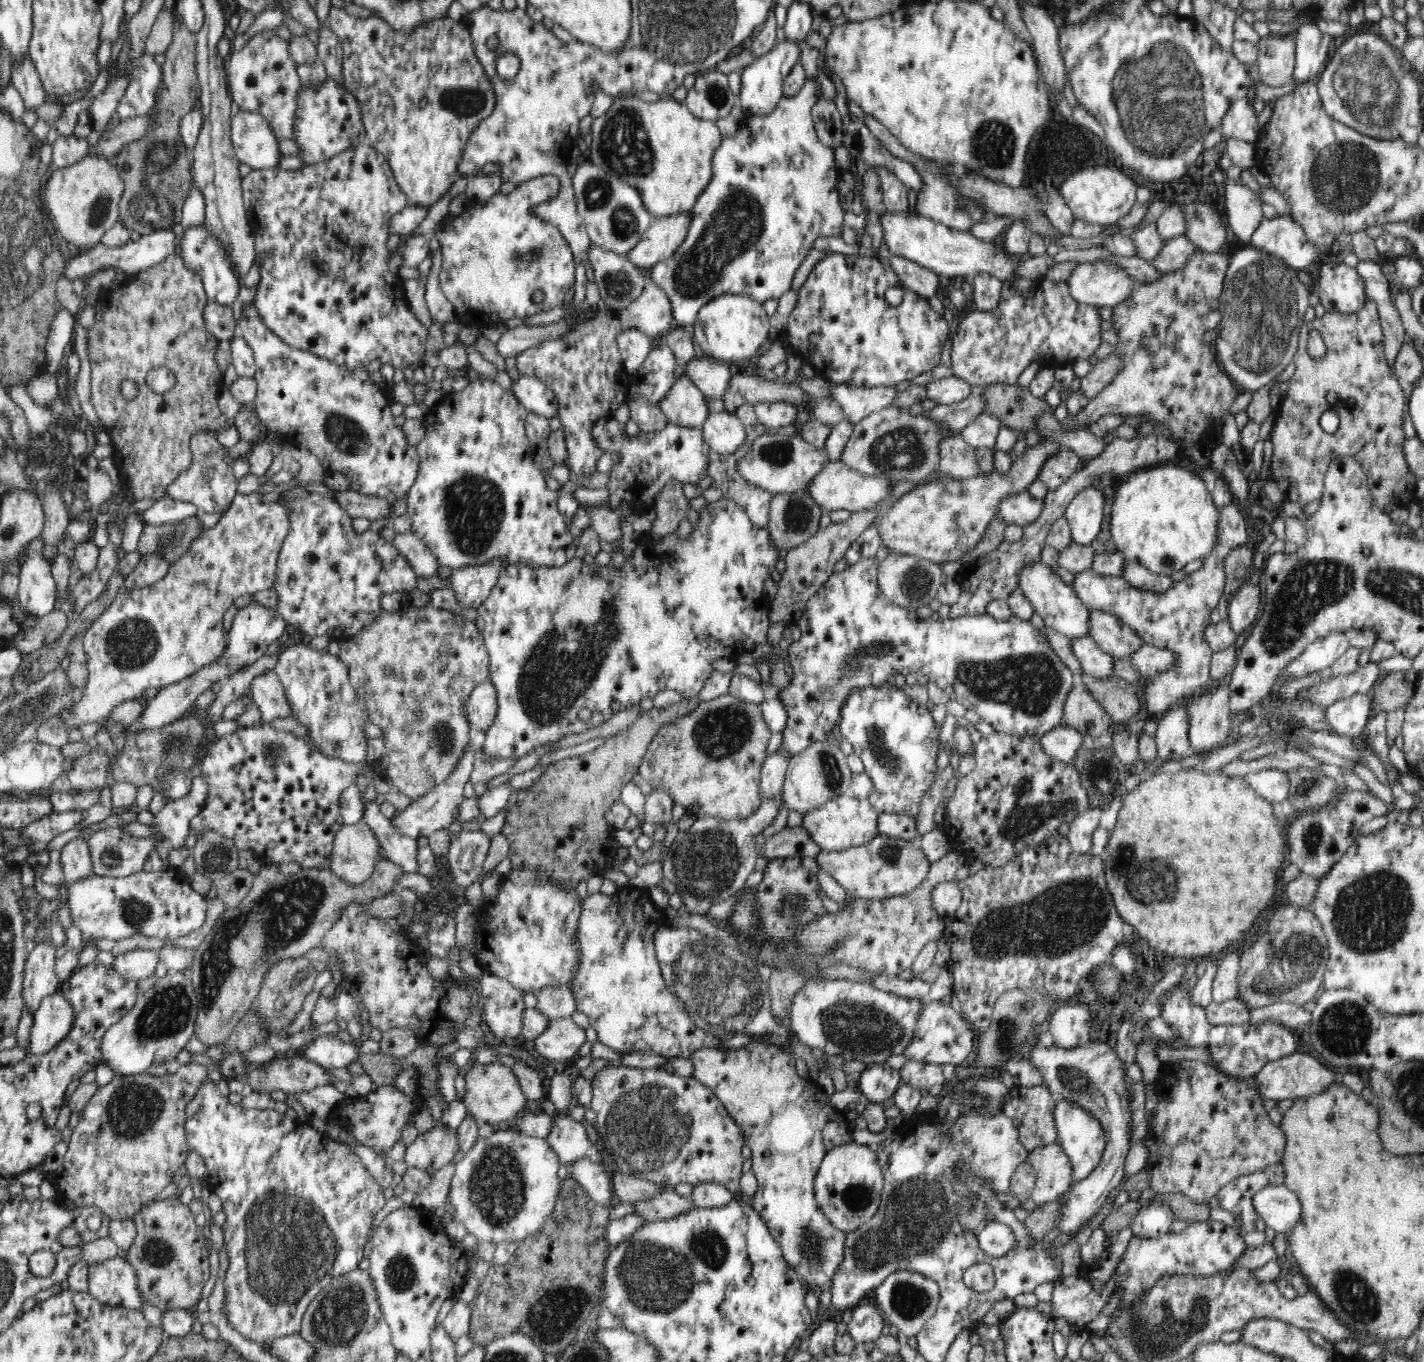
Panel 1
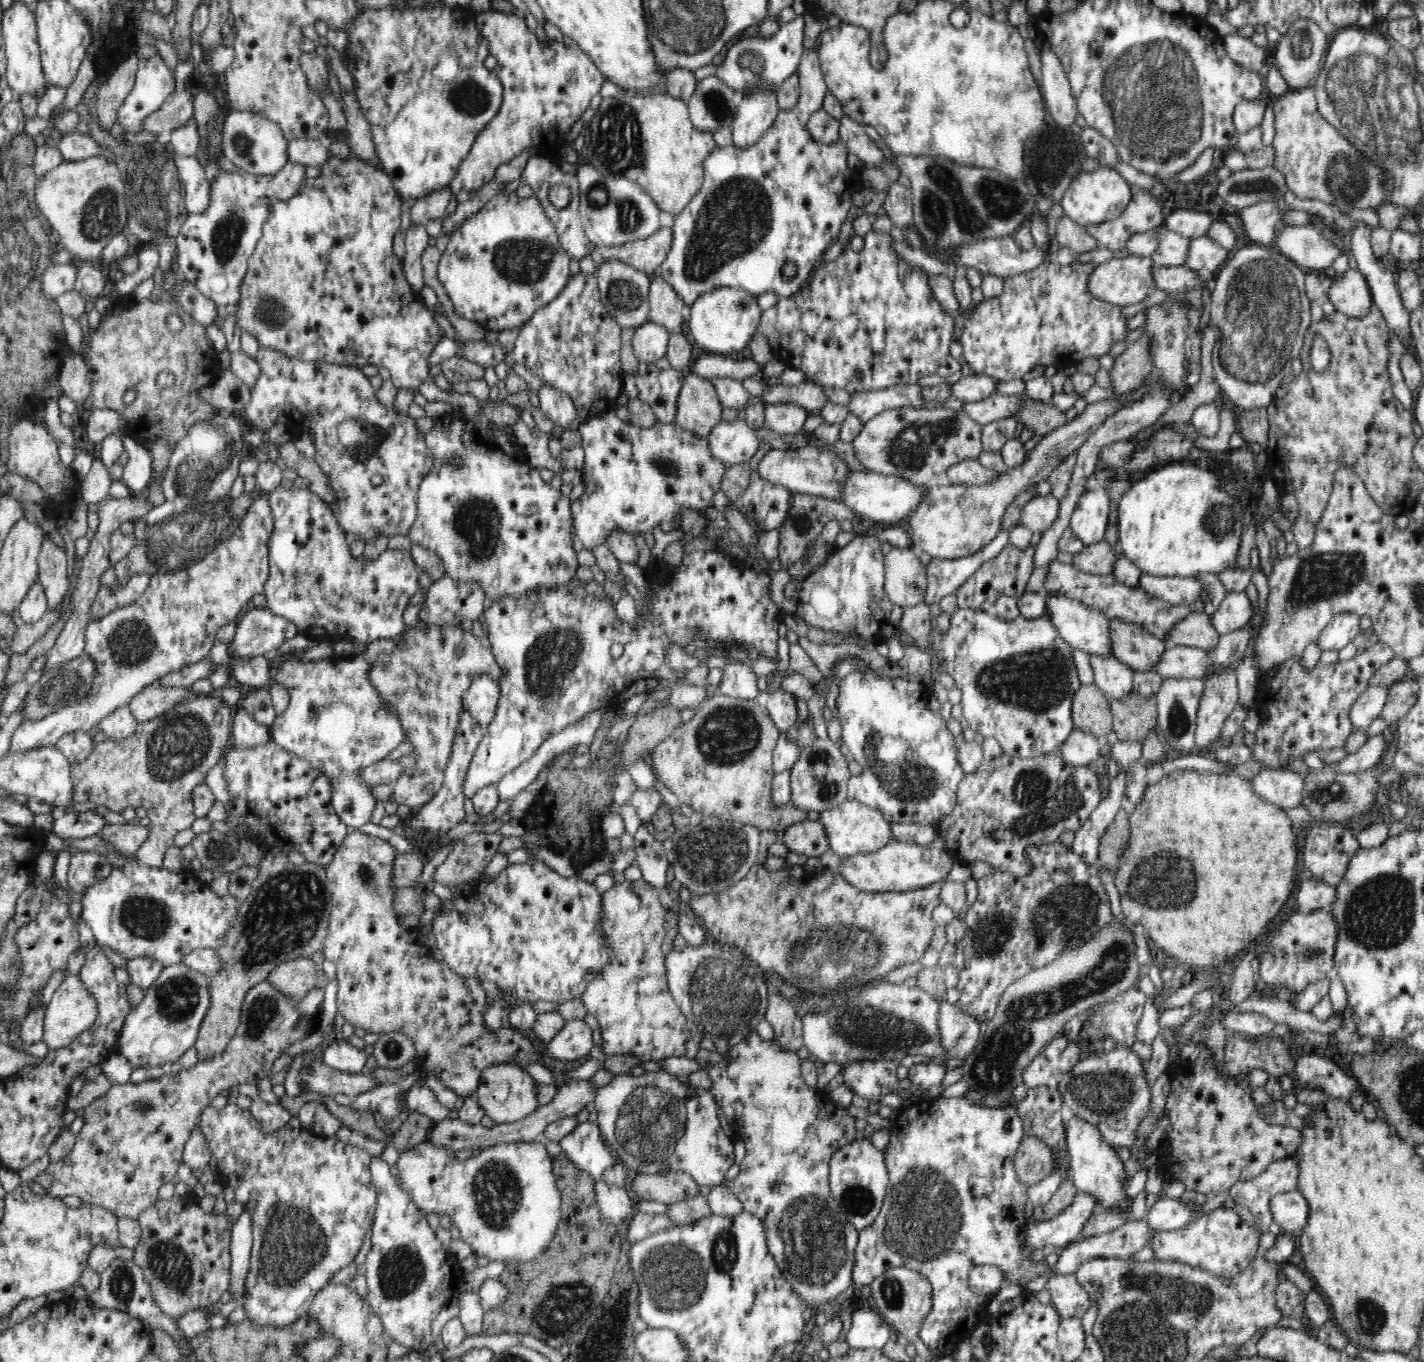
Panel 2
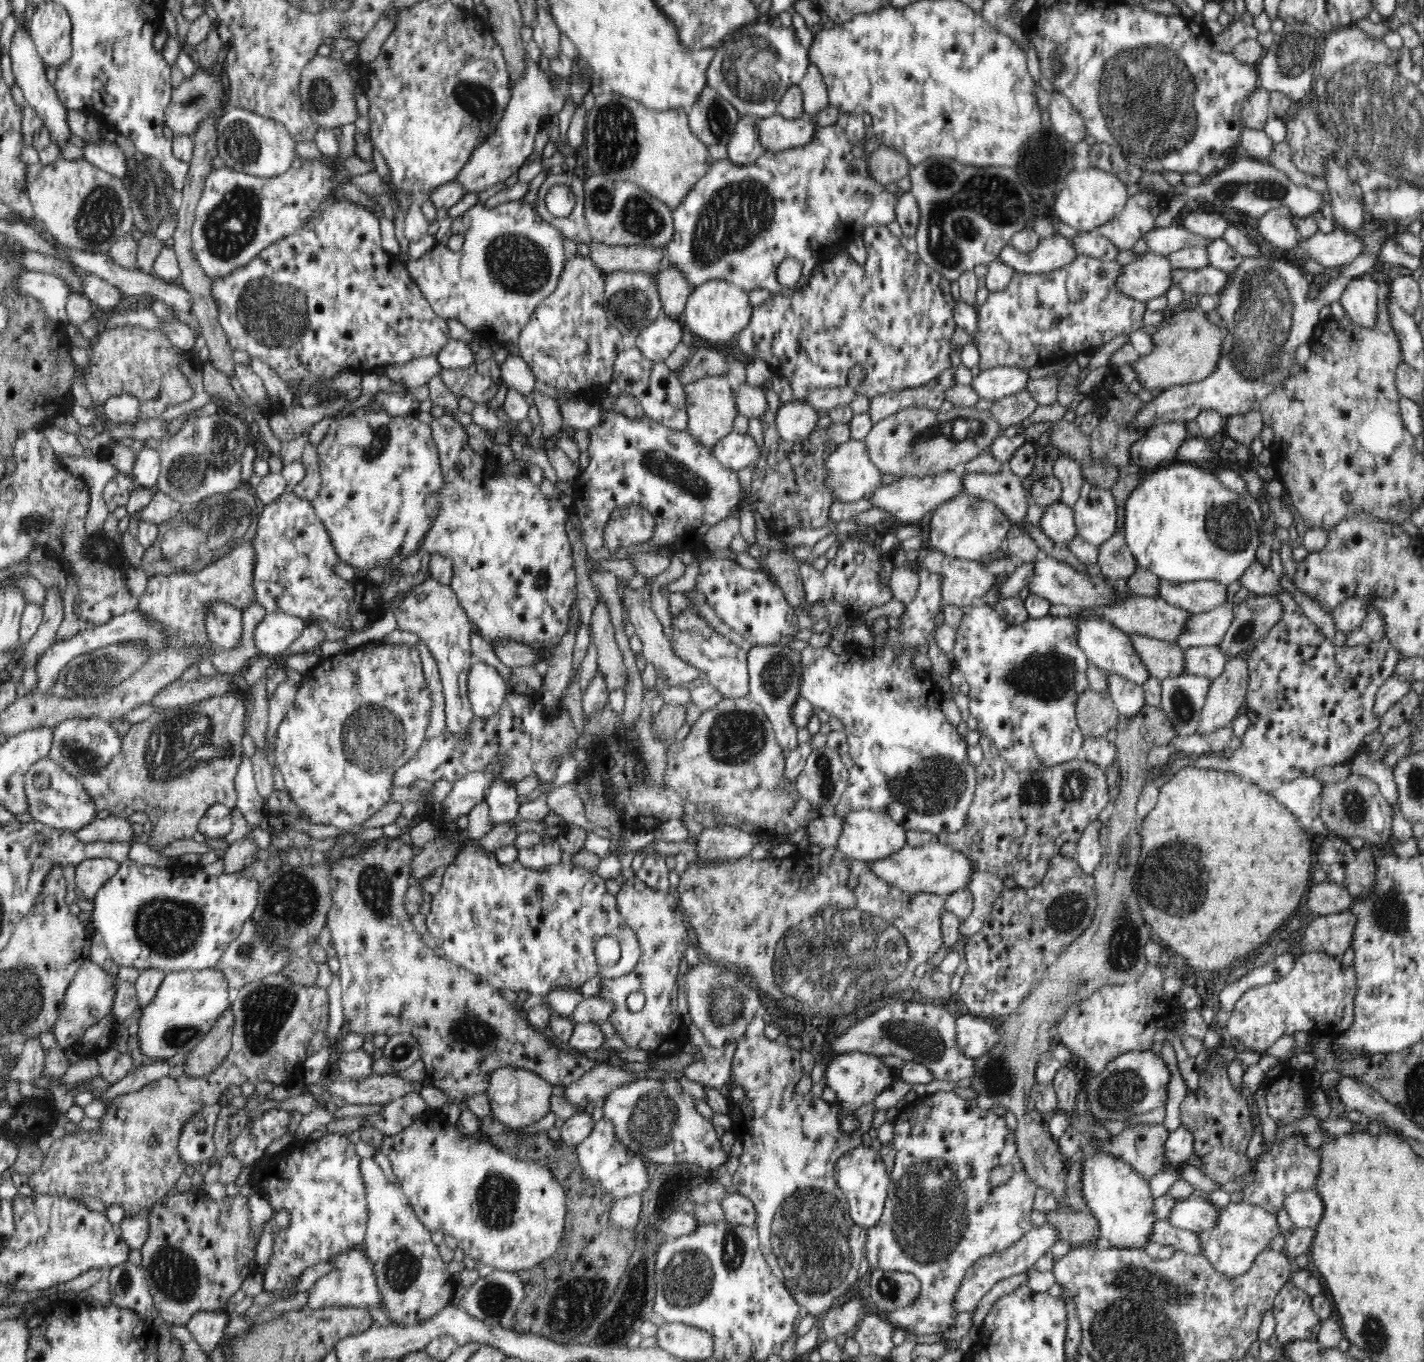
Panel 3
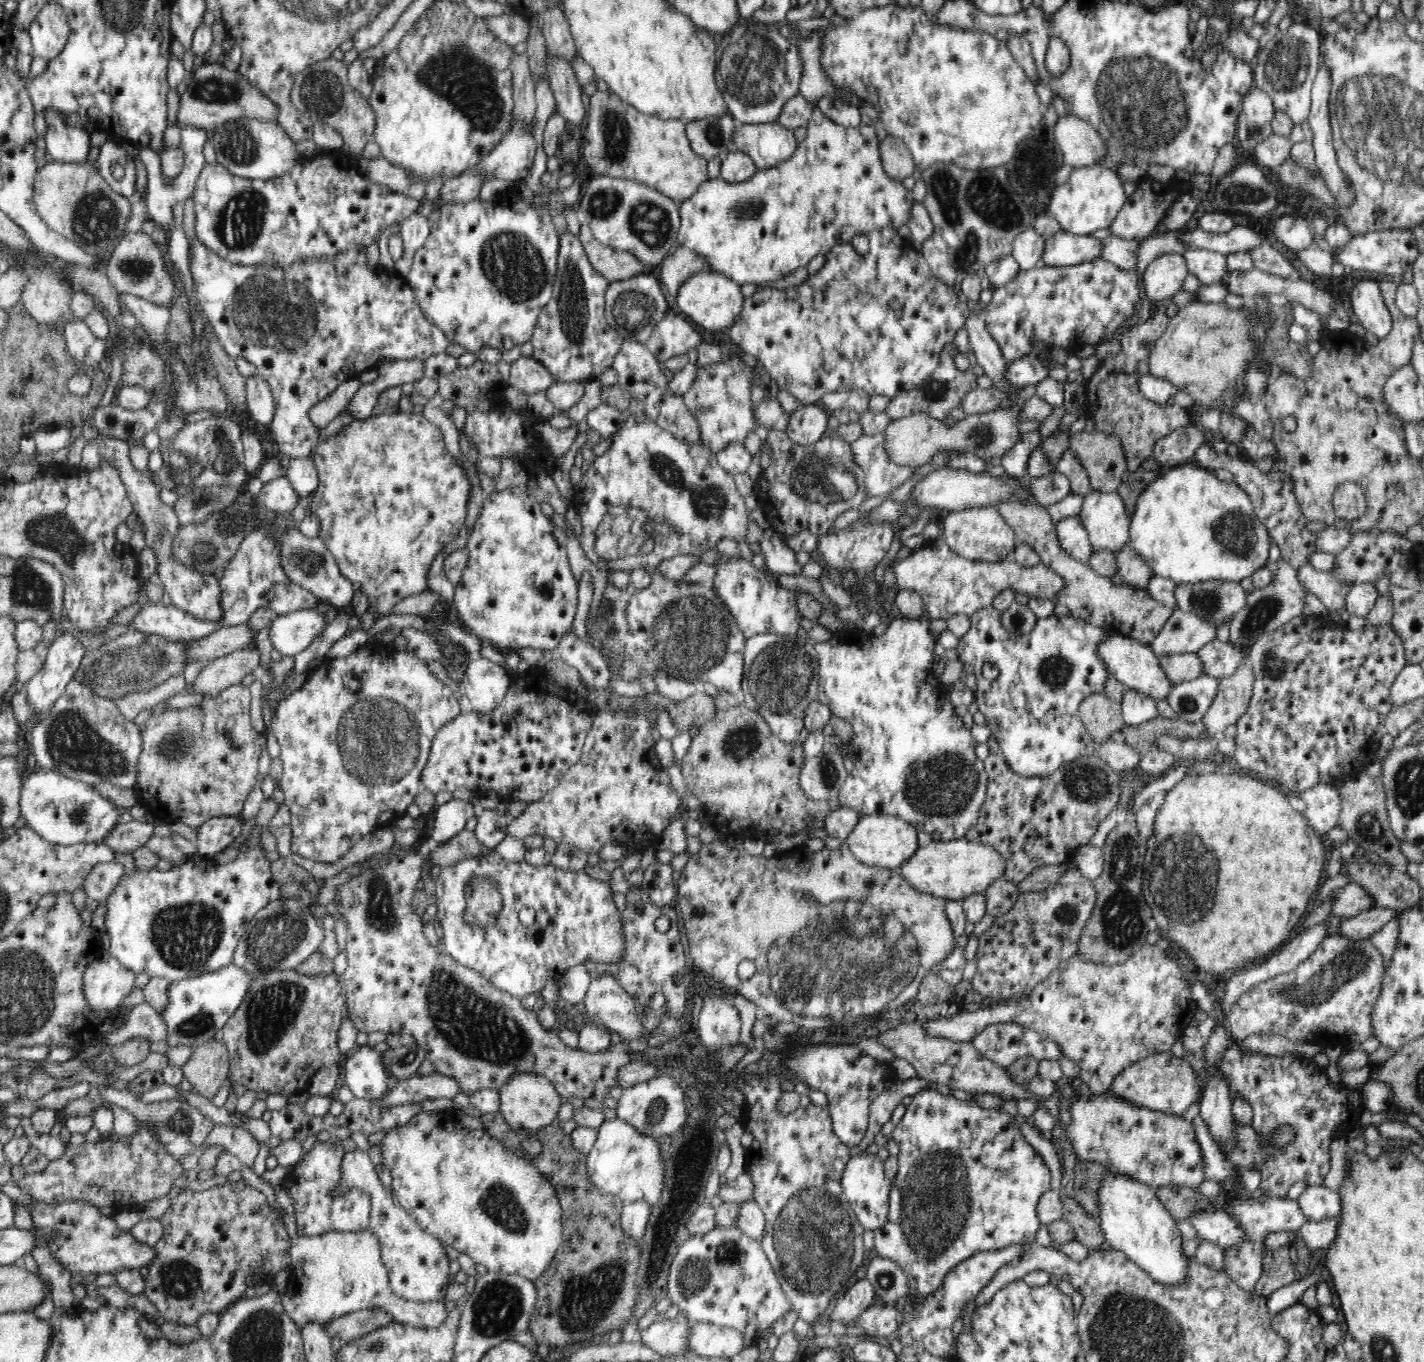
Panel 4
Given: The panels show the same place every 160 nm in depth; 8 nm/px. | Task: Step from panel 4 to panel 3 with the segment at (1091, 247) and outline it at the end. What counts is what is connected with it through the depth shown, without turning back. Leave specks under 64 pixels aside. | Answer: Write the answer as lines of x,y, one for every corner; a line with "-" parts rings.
1056,234
1050,238
1040,239
1038,247
1030,255
1022,255
1010,242
997,260
1010,266
1015,273
1040,274
1066,267
1074,263
1077,256
1073,242

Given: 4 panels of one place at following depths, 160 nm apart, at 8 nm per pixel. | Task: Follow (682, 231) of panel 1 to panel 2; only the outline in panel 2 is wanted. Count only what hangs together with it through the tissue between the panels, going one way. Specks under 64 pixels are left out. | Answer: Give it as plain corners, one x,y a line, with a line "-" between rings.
662,227
653,236
618,247
595,246
592,260
596,262
596,268
609,260
620,261
652,276
654,271
666,261
671,250
672,238
674,238
672,228

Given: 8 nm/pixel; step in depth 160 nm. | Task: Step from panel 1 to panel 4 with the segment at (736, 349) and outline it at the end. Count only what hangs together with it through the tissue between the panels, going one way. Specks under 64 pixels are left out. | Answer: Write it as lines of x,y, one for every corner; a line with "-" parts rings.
706,269
692,274
680,286
680,290
678,290
675,298
676,305
678,305
682,317
690,318
690,322
694,322
696,326
700,326
700,328
714,333
731,327
736,317
740,316
742,304
745,300
741,285
726,279
726,276
718,272
714,273

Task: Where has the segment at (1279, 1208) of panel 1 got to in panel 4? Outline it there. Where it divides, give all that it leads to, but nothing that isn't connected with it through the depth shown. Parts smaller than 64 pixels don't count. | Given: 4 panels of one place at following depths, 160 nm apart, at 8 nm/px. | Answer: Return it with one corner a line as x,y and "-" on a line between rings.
1309,1186
1297,1202
1307,1221
1321,1222
1338,1217
1342,1211
1339,1192
1324,1186

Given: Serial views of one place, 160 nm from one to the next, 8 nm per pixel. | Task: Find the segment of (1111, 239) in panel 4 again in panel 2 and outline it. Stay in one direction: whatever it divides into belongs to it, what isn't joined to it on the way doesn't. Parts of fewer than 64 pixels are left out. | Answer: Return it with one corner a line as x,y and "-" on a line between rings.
1066,215
1056,220
1056,224
1056,240
1060,248
1069,248
1075,256
1079,256
1098,247
1098,242
1087,232
1087,228
1074,223

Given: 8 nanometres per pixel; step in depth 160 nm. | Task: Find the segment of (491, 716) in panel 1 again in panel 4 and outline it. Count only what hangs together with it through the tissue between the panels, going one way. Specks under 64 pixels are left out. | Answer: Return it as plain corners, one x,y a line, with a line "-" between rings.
482,656
470,660
460,683
465,707
476,713
492,712
504,700
512,681
502,665

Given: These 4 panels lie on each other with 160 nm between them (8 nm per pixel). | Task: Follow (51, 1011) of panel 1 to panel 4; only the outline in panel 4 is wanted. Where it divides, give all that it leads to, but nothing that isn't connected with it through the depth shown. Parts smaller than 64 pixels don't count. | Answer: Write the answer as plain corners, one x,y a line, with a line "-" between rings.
103,951
82,974
83,994
90,1011
110,1012
131,994
136,973
120,965
116,957

